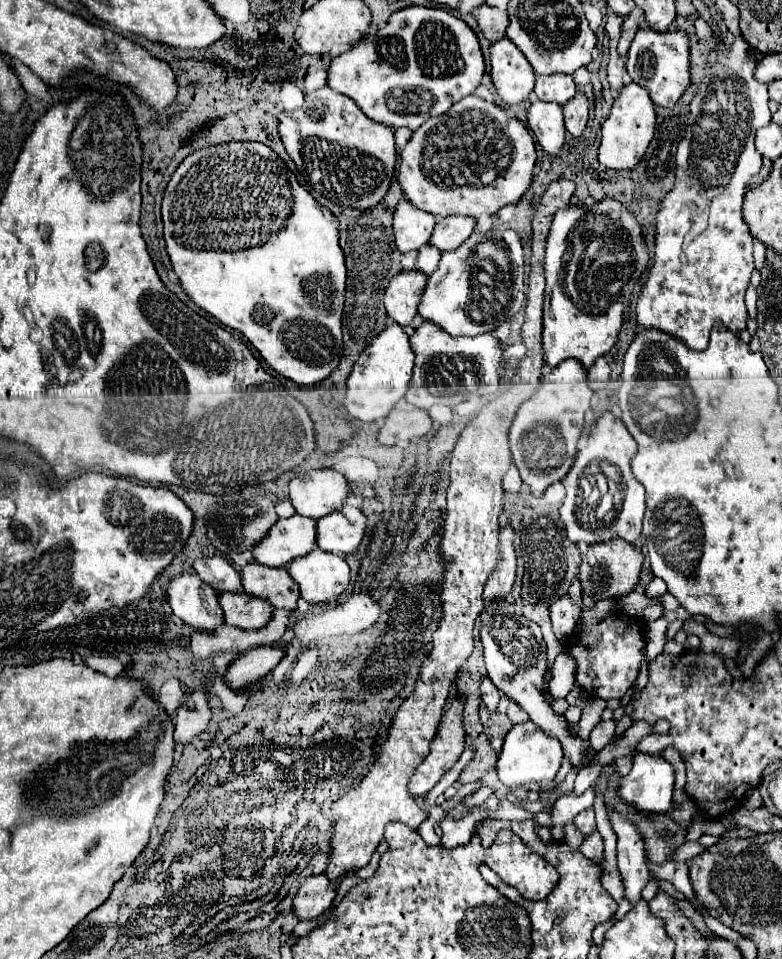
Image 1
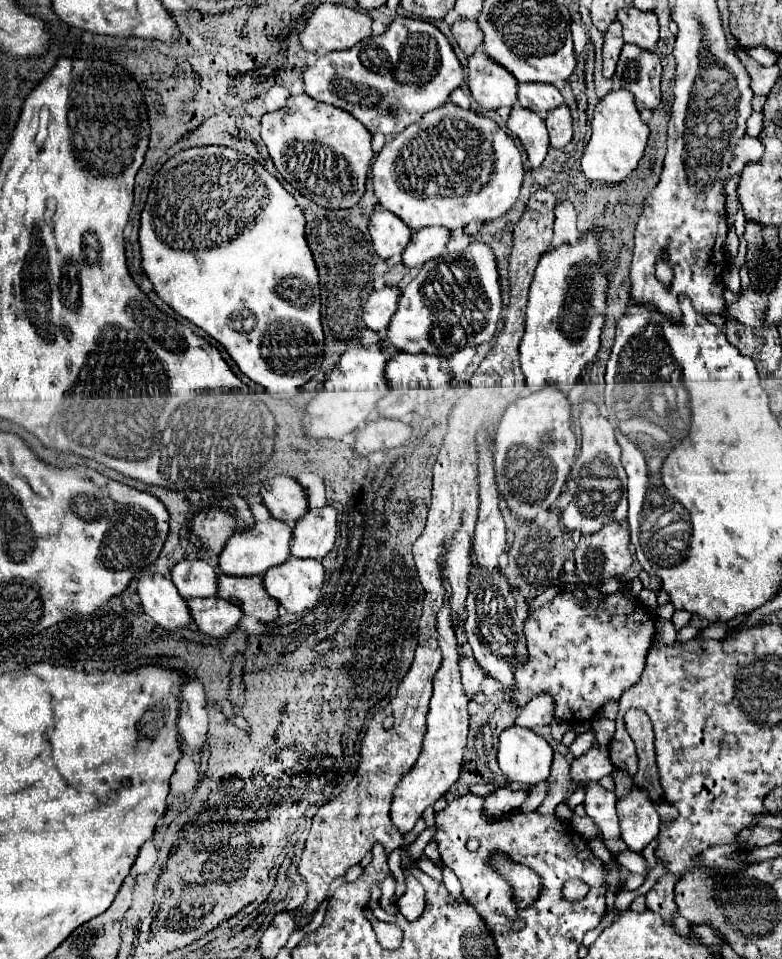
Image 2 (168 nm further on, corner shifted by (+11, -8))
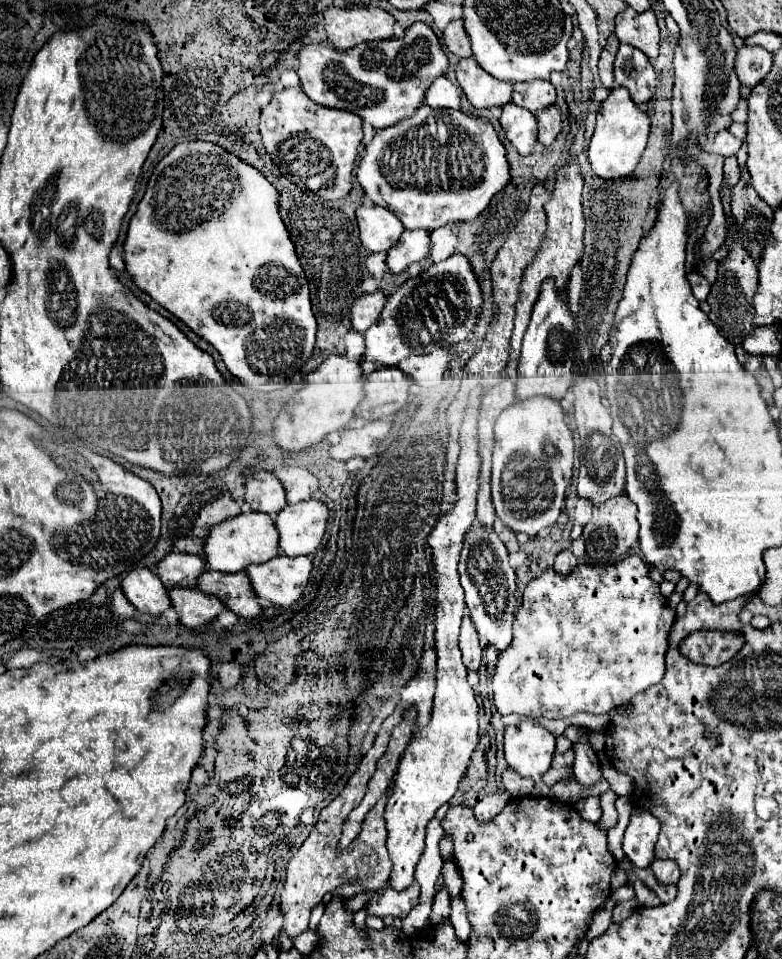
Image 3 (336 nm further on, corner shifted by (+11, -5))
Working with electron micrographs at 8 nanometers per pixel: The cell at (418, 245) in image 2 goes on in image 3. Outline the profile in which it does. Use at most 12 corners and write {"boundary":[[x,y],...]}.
{"boundary":[[404,231],[388,251],[388,269],[402,273],[430,251],[430,233]]}

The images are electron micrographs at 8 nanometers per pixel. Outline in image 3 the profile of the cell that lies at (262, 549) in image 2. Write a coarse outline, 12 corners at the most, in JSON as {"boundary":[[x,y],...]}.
{"boundary":[[242,513],[206,539],[206,567],[244,571],[280,555],[270,515]]}

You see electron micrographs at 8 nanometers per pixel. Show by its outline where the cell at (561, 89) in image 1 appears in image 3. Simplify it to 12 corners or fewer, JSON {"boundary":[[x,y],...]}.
{"boundary":[[550,81],[514,83],[512,101],[538,113],[556,101]]}

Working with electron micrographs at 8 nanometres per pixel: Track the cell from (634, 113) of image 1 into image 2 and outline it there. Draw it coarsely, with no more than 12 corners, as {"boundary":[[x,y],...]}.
{"boundary":[[628,90],[594,108],[586,178],[622,182],[650,128]]}

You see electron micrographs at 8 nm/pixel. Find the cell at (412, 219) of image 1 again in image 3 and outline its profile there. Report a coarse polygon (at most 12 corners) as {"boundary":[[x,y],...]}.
{"boundary":[[380,205],[356,211],[360,239],[372,253],[388,251],[404,233]]}

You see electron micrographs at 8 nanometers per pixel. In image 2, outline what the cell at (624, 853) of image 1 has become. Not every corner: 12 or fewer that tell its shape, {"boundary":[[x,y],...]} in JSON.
{"boundary":[[600,782],[584,786],[586,814],[602,838],[620,840],[616,796]]}

